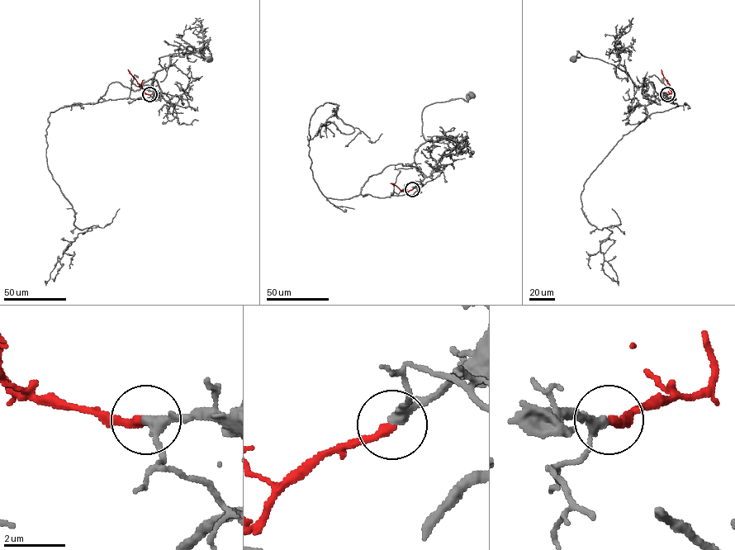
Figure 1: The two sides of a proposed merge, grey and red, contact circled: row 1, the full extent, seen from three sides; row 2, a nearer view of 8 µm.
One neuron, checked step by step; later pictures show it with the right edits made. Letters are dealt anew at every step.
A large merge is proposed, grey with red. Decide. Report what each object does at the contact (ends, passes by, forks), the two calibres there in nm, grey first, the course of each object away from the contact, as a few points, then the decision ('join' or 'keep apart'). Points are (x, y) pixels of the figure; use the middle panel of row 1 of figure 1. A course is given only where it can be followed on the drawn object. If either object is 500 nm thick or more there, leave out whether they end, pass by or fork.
grey passes by; red ends there; 280 nm thick on the grey side, 280 nm on the other; grey runs (412, 189), (424, 177), (414, 158), (425, 141), (422, 132), (423, 110), (434, 102), (466, 100), (471, 95); red runs (412, 189), (406, 193), (391, 183); join

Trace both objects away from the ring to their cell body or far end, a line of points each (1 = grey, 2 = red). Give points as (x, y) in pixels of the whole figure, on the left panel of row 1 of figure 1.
1: (149, 94), (162, 97), (156, 80), (151, 87), (153, 77), (163, 68), (160, 58), (187, 51), (209, 59)
2: (149, 94), (144, 92), (128, 69)

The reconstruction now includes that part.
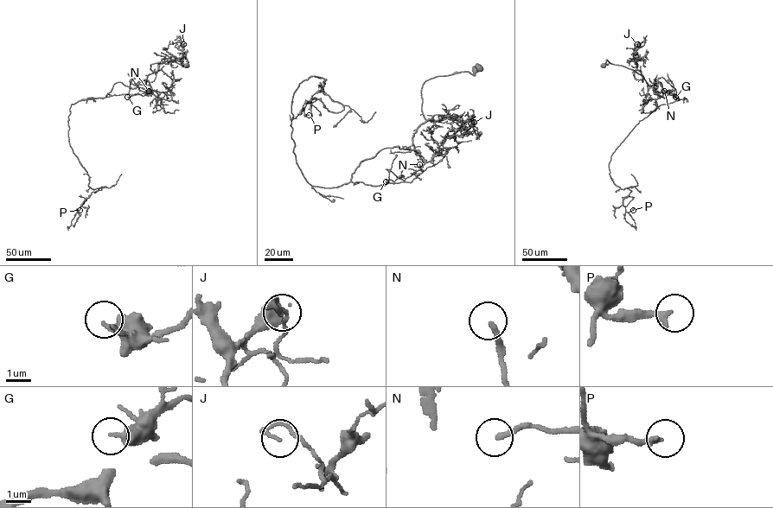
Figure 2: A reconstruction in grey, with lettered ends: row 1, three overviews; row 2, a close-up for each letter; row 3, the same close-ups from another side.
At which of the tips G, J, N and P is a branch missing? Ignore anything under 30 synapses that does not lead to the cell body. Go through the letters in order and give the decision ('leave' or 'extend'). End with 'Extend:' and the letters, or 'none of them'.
G: leave
J: leave
N: extend
P: leave
Extend: N

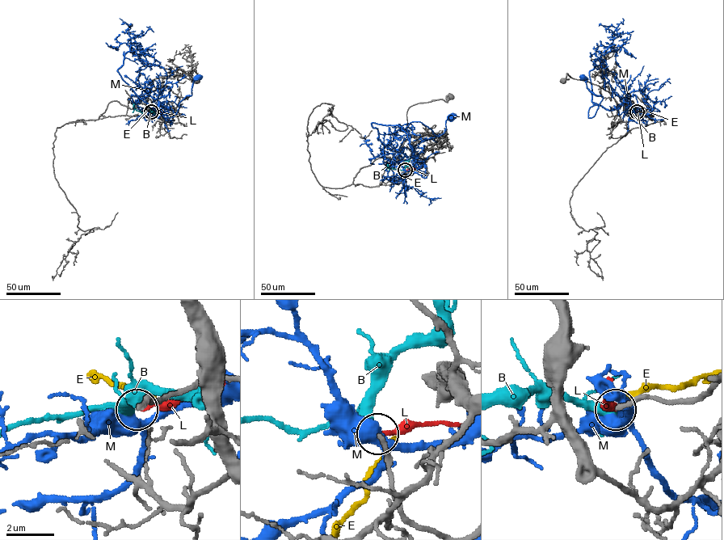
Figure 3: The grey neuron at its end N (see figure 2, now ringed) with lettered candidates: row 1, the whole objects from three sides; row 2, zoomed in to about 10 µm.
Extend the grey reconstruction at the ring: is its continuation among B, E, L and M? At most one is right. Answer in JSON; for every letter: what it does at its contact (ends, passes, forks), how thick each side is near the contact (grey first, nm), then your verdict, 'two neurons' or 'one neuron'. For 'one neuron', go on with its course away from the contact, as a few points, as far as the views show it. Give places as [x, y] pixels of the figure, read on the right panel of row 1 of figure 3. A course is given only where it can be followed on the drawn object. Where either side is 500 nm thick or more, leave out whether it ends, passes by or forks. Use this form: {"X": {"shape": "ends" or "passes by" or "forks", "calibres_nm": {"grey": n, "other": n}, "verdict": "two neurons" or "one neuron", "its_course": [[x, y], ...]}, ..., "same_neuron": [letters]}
{"B": {"shape": "passes by", "calibres_nm": {"grey": 220, "other": 340}, "verdict": "two neurons"}, "E": {"shape": "ends", "calibres_nm": {"grey": 280, "other": 320}, "verdict": "two neurons"}, "L": {"shape": "ends", "calibres_nm": {"grey": 240, "other": 240}, "verdict": "two neurons"}, "M": {"shape": "forks", "calibres_nm": {"grey": 200, "other": 420}, "verdict": "two neurons"}, "same_neuron": []}

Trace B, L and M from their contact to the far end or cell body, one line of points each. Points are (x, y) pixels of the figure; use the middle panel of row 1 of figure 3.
B: (405, 170), (389, 167), (388, 164)
L: (406, 170), (417, 168)
M: (405, 170), (416, 162), (406, 127), (422, 122), (439, 136), (452, 116)

